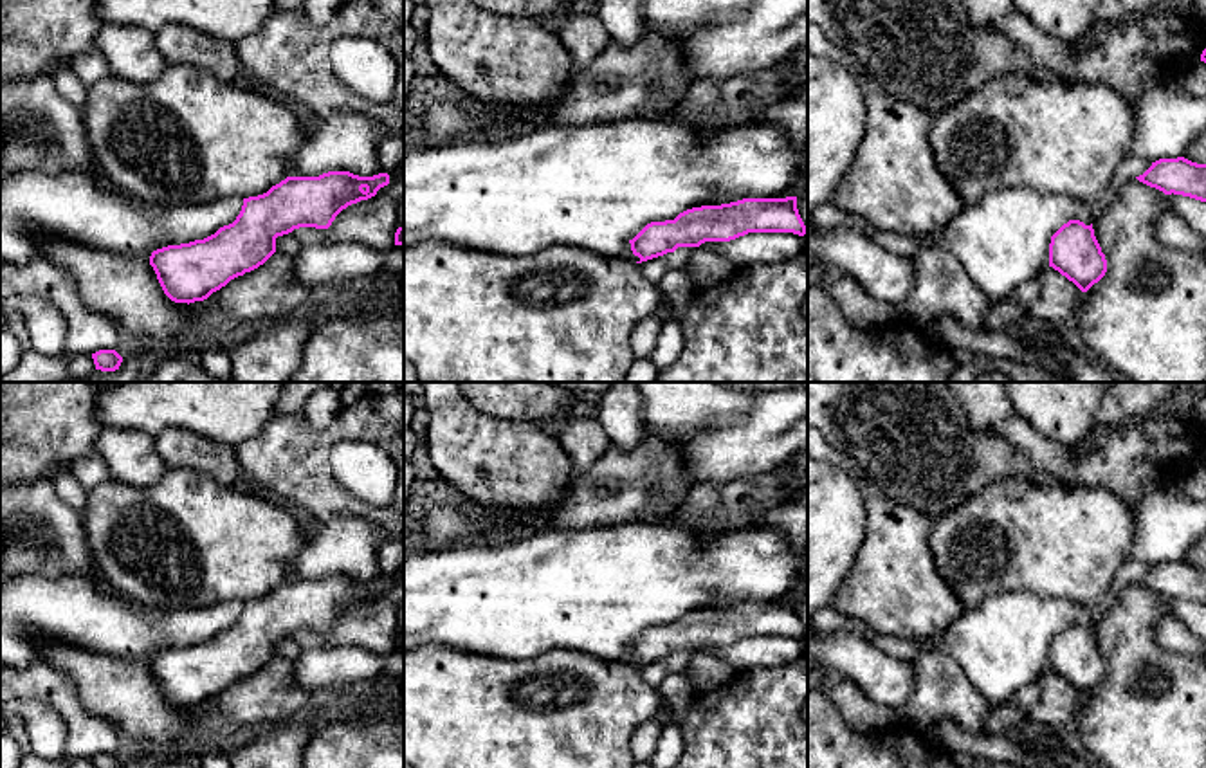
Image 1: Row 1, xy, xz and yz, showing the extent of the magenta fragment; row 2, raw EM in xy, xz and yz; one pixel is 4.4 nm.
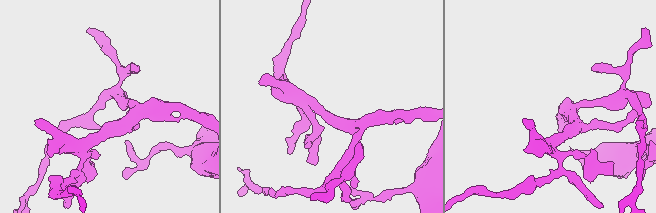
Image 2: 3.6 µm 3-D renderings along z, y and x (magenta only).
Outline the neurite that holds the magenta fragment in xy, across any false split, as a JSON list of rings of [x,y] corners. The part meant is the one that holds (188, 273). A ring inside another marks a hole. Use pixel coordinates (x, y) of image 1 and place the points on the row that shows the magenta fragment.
[[[328,171],[319,177],[287,177],[263,195],[243,198],[236,220],[215,234],[153,251],[150,265],[171,301],[187,305],[204,301],[231,279],[263,265],[276,252],[278,236],[299,227],[328,229],[343,209],[375,197],[388,184],[388,173],[359,177],[350,171]]]

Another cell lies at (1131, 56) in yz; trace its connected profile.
[[[963,0],[970,20],[981,29],[995,29],[1024,47],[1033,61],[1049,78],[1067,83],[1109,83],[1125,99],[1136,99],[1145,88],[1161,79],[1179,79],[1181,74],[1201,59],[1206,49],[1206,29],[1190,14],[1177,14],[1165,5],[1154,7],[1134,20],[1100,27],[1083,45],[1062,41],[1022,14],[1011,0]]]

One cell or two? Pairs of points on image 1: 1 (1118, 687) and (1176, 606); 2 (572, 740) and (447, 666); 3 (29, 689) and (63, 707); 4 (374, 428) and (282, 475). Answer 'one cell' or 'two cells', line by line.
1: two cells
2: one cell
3: one cell
4: one cell

